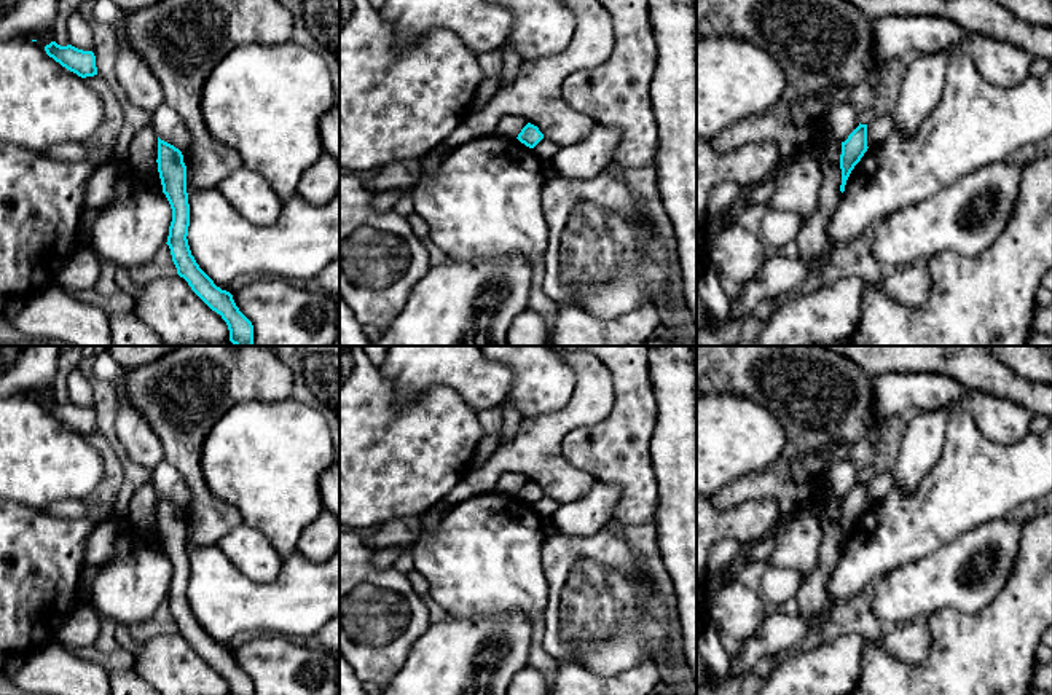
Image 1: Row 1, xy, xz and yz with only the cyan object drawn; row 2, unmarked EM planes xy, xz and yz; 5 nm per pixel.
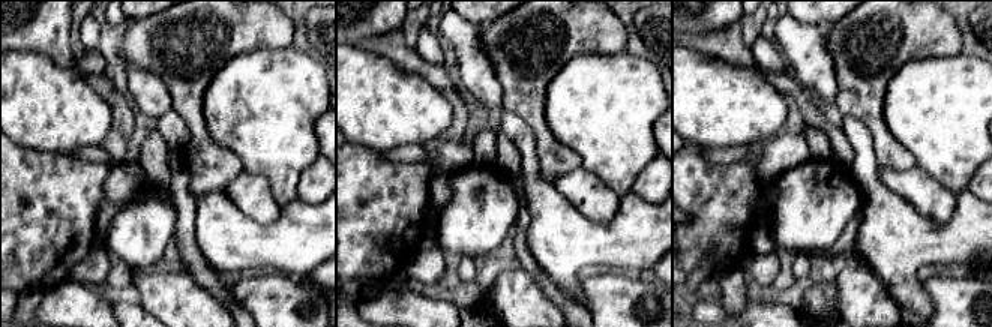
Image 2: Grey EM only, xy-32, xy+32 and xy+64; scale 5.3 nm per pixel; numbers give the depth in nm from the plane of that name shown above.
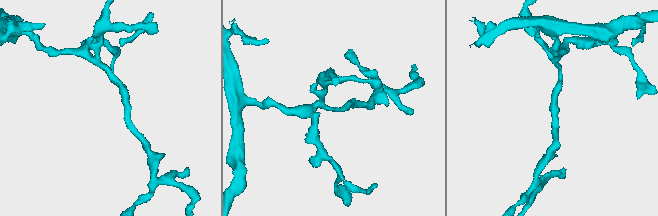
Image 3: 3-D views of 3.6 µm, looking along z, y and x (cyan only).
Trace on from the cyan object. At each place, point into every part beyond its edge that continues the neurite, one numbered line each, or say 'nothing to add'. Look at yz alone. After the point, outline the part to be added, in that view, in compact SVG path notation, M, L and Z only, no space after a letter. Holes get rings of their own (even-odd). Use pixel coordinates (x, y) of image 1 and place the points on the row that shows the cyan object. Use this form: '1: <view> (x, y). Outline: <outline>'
nothing to add

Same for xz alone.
nothing to add

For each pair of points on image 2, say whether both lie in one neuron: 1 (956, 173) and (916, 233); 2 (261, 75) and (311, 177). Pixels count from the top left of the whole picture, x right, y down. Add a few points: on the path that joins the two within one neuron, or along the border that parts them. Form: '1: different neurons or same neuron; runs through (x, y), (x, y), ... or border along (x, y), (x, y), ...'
1: different neurons; border along (967, 189), (958, 195)
2: different neurons; border along (320, 155), (300, 174), (296, 197)

